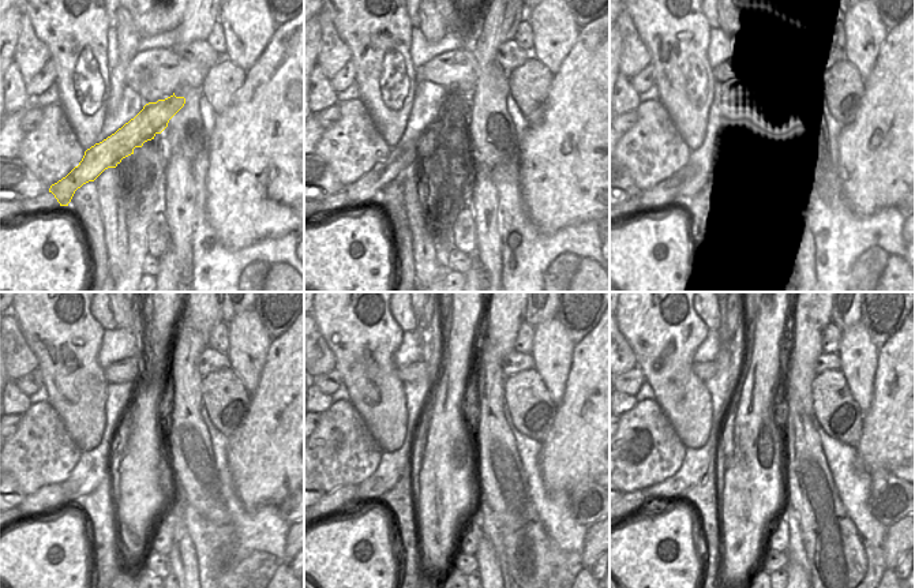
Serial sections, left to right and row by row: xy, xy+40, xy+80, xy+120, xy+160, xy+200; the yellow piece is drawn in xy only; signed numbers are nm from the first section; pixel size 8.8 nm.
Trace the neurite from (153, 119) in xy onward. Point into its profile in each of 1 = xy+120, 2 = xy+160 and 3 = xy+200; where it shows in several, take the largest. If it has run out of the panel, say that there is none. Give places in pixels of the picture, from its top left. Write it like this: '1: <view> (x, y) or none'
1: xy+120 (51, 497)
2: xy+160 (337, 500)
3: xy+200 (637, 498)

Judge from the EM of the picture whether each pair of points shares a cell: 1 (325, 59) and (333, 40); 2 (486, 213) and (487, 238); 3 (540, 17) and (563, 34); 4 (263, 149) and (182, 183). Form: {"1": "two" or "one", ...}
{"1": "one", "2": "one", "3": "one", "4": "two"}

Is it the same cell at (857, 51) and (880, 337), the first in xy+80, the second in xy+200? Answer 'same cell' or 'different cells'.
different cells

